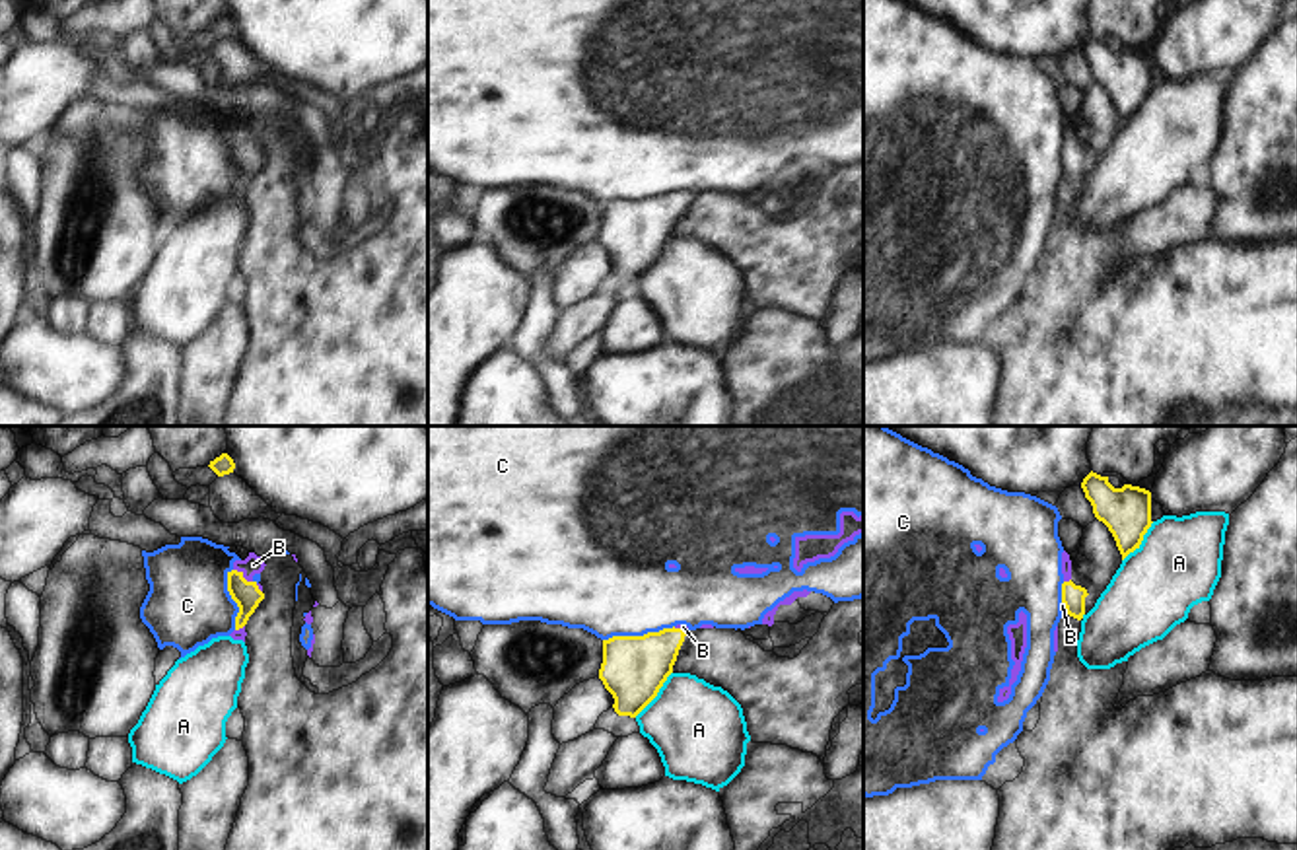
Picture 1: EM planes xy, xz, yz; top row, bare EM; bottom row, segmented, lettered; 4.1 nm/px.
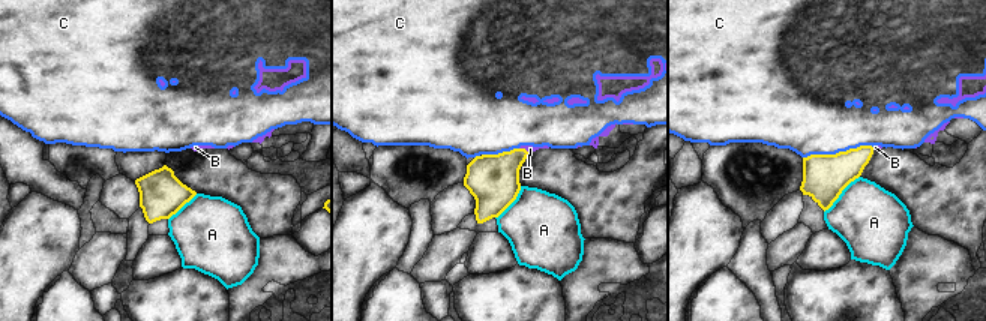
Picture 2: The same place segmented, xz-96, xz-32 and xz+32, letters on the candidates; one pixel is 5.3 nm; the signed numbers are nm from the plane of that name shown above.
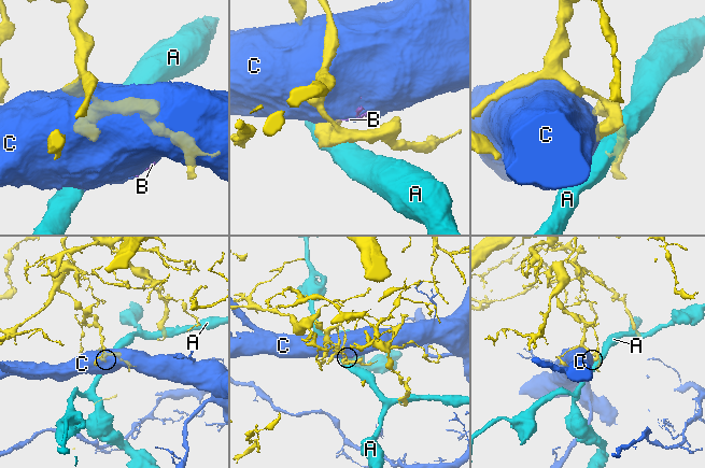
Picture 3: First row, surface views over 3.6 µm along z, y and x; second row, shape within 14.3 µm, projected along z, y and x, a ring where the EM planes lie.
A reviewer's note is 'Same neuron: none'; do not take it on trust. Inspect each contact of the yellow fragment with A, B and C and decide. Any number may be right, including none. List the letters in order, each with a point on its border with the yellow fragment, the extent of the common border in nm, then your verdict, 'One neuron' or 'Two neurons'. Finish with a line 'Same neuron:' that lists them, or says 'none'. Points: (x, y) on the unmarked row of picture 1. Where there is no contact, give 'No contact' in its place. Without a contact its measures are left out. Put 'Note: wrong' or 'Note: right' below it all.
A: Touches yellow at xz (656, 259). Shared border 240 nm. Two neurons
B: Touches yellow at xy (242, 141). Shared border 100 nm. Two neurons
C: Touches yellow at xz (638, 201). Shared border 300 nm. Two neurons
Same neuron: none
Note: right

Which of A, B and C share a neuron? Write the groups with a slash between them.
A / B C

